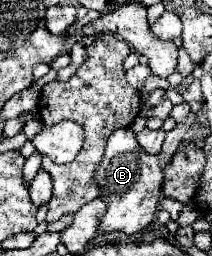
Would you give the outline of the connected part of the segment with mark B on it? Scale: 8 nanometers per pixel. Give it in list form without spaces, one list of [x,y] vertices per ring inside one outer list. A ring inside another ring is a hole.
[[[190,112],[184,124],[178,124],[174,130],[168,132],[164,148],[160,154],[148,154],[140,148],[140,144],[134,138],[134,132],[130,128],[120,128],[110,134],[106,142],[106,154],[100,162],[98,170],[98,184],[102,188],[100,196],[108,200],[108,212],[104,214],[104,222],[100,224],[100,234],[104,232],[126,232],[136,234],[142,228],[146,228],[154,212],[158,210],[158,198],[160,198],[160,186],[162,186],[162,168],[172,160],[174,152],[180,146],[180,140],[184,140],[186,130],[196,122],[196,114]]]

